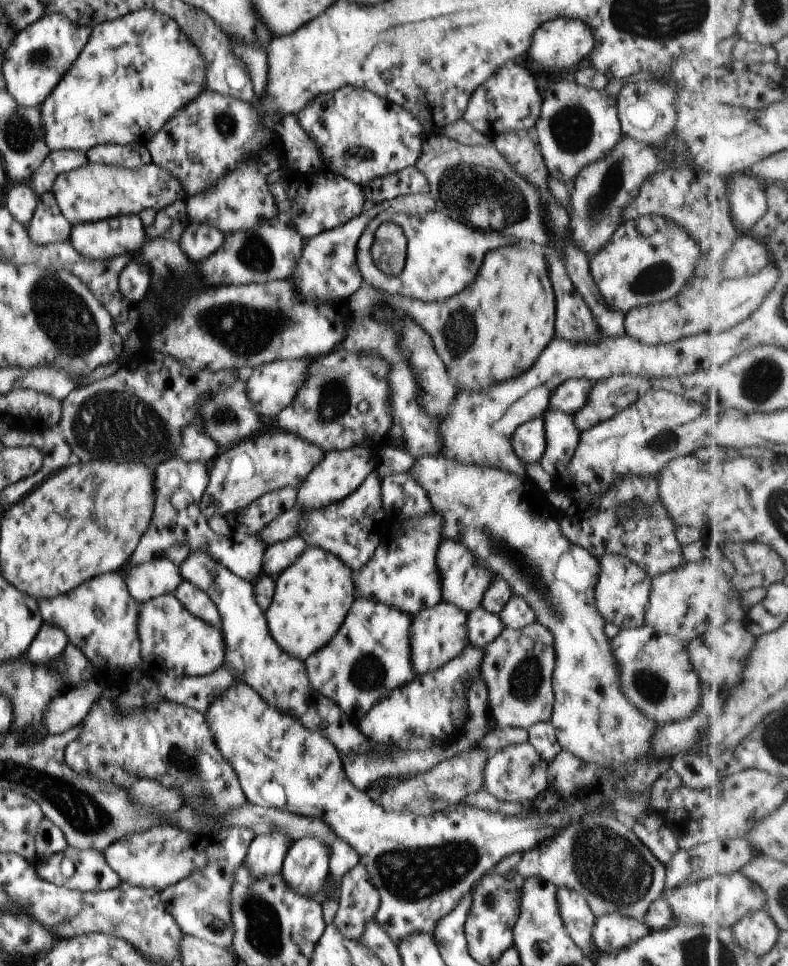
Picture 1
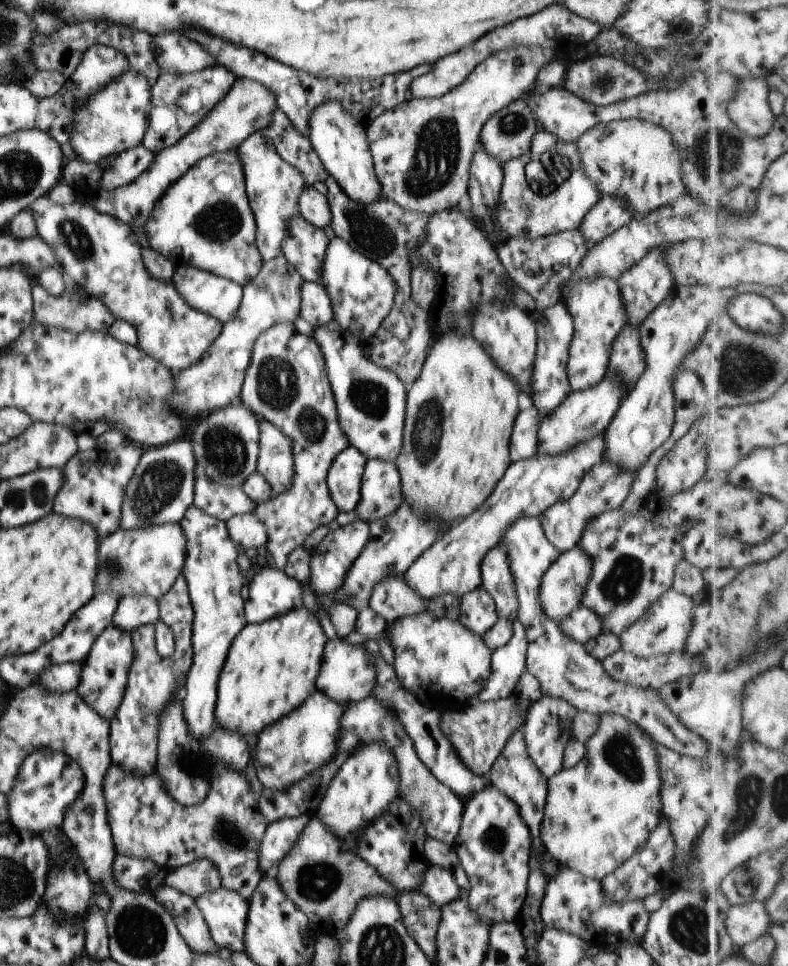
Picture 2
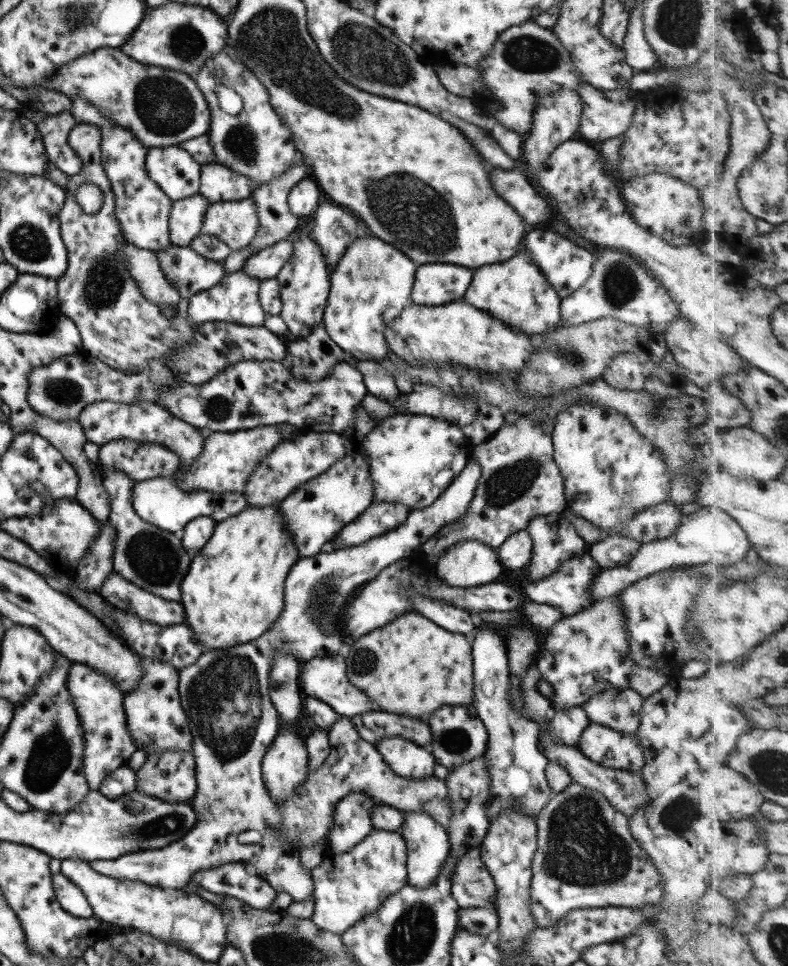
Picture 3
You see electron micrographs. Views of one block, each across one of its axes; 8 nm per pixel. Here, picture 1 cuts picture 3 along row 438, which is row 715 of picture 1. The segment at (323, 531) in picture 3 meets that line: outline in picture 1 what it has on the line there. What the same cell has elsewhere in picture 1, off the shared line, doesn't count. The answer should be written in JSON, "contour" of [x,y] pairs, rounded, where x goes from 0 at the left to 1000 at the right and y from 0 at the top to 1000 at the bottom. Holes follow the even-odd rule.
{"contour":[[[452,620],[429,655],[412,671],[385,685],[393,709],[406,719],[424,727],[444,746],[454,748],[475,729],[490,723],[501,713],[522,706],[530,699],[522,689],[519,667],[522,640],[513,634],[475,624],[473,621]]]}

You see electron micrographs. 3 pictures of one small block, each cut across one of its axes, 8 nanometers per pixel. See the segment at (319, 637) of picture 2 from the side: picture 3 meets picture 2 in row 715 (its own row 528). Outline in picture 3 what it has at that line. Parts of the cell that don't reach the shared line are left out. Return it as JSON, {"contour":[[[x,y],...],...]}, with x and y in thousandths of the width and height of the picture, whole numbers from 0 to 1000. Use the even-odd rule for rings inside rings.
{"contour":[[[353,521],[346,523],[310,525],[302,534],[292,534],[273,545],[269,557],[242,580],[241,588],[231,605],[231,627],[236,630],[239,650],[246,655],[246,661],[266,672],[284,672],[310,667],[331,659],[357,637],[360,629],[360,600],[369,586],[381,577],[371,553],[363,549],[360,536],[353,528]]]}

